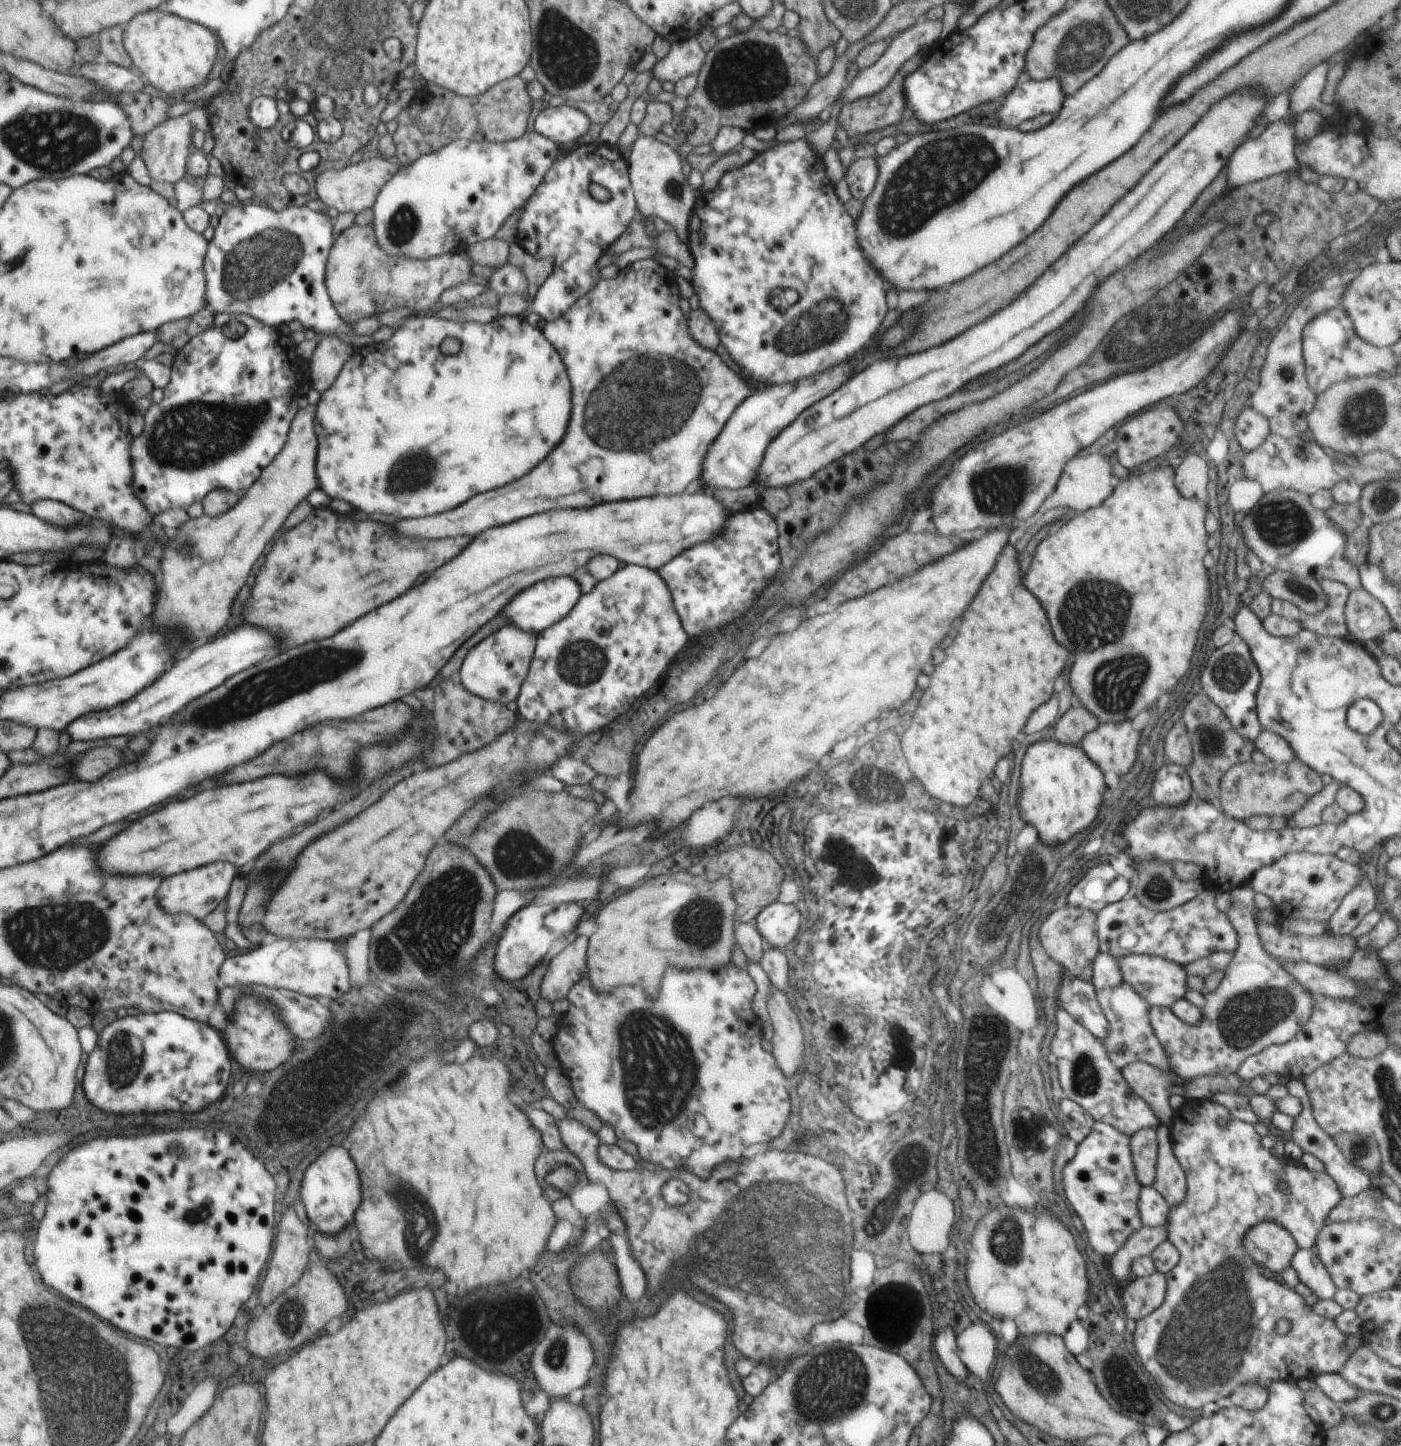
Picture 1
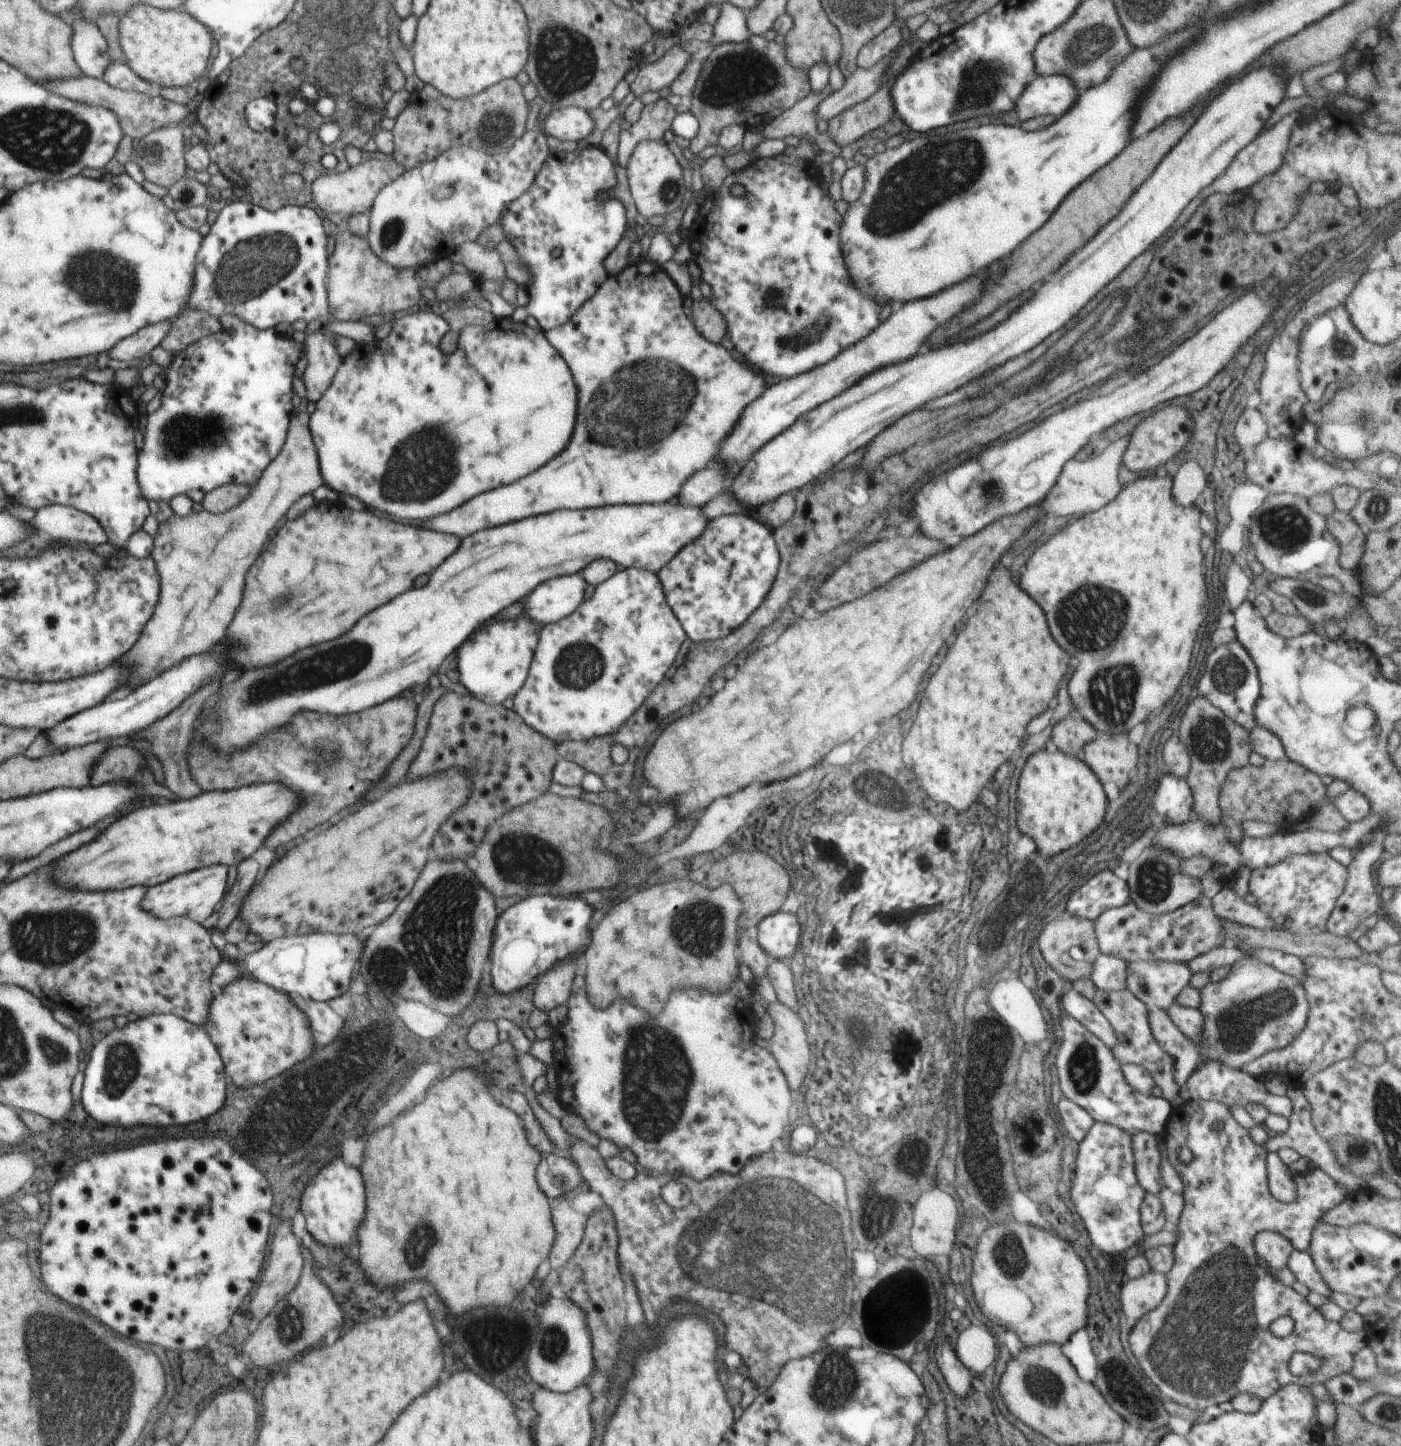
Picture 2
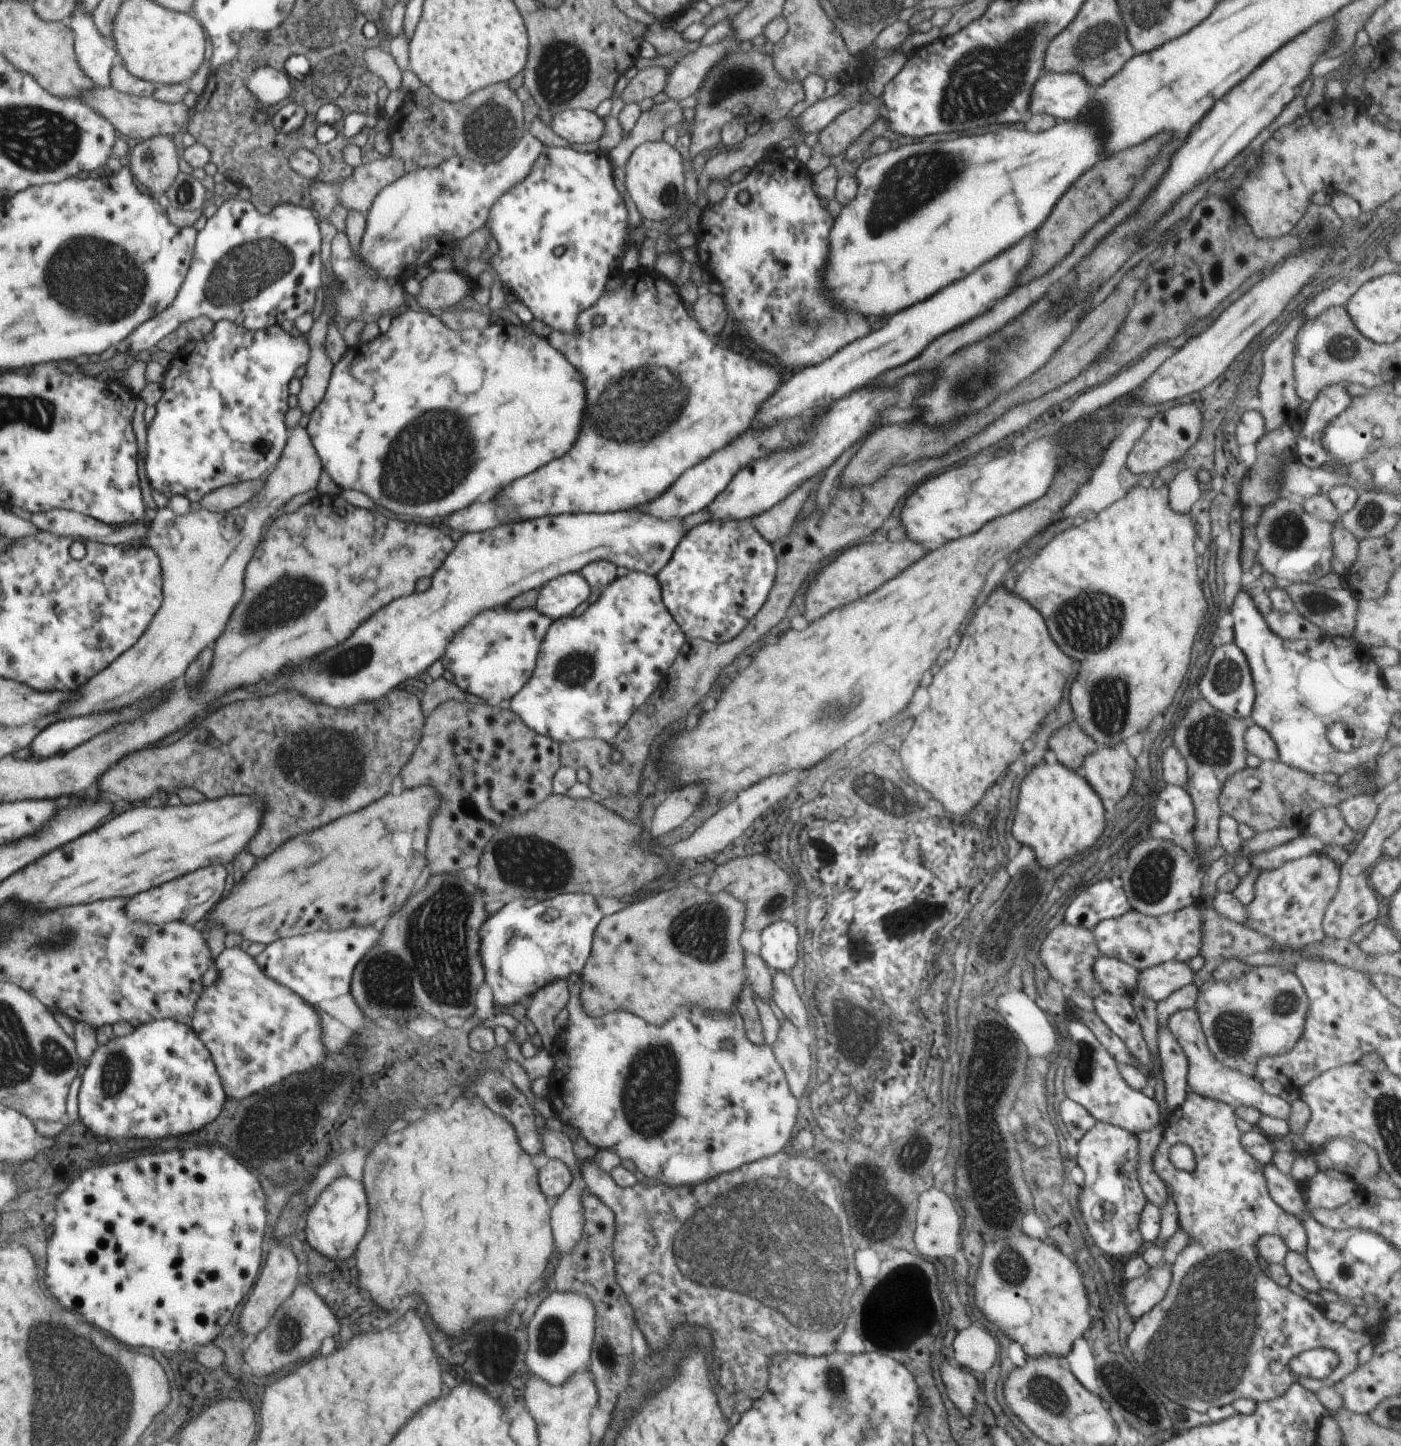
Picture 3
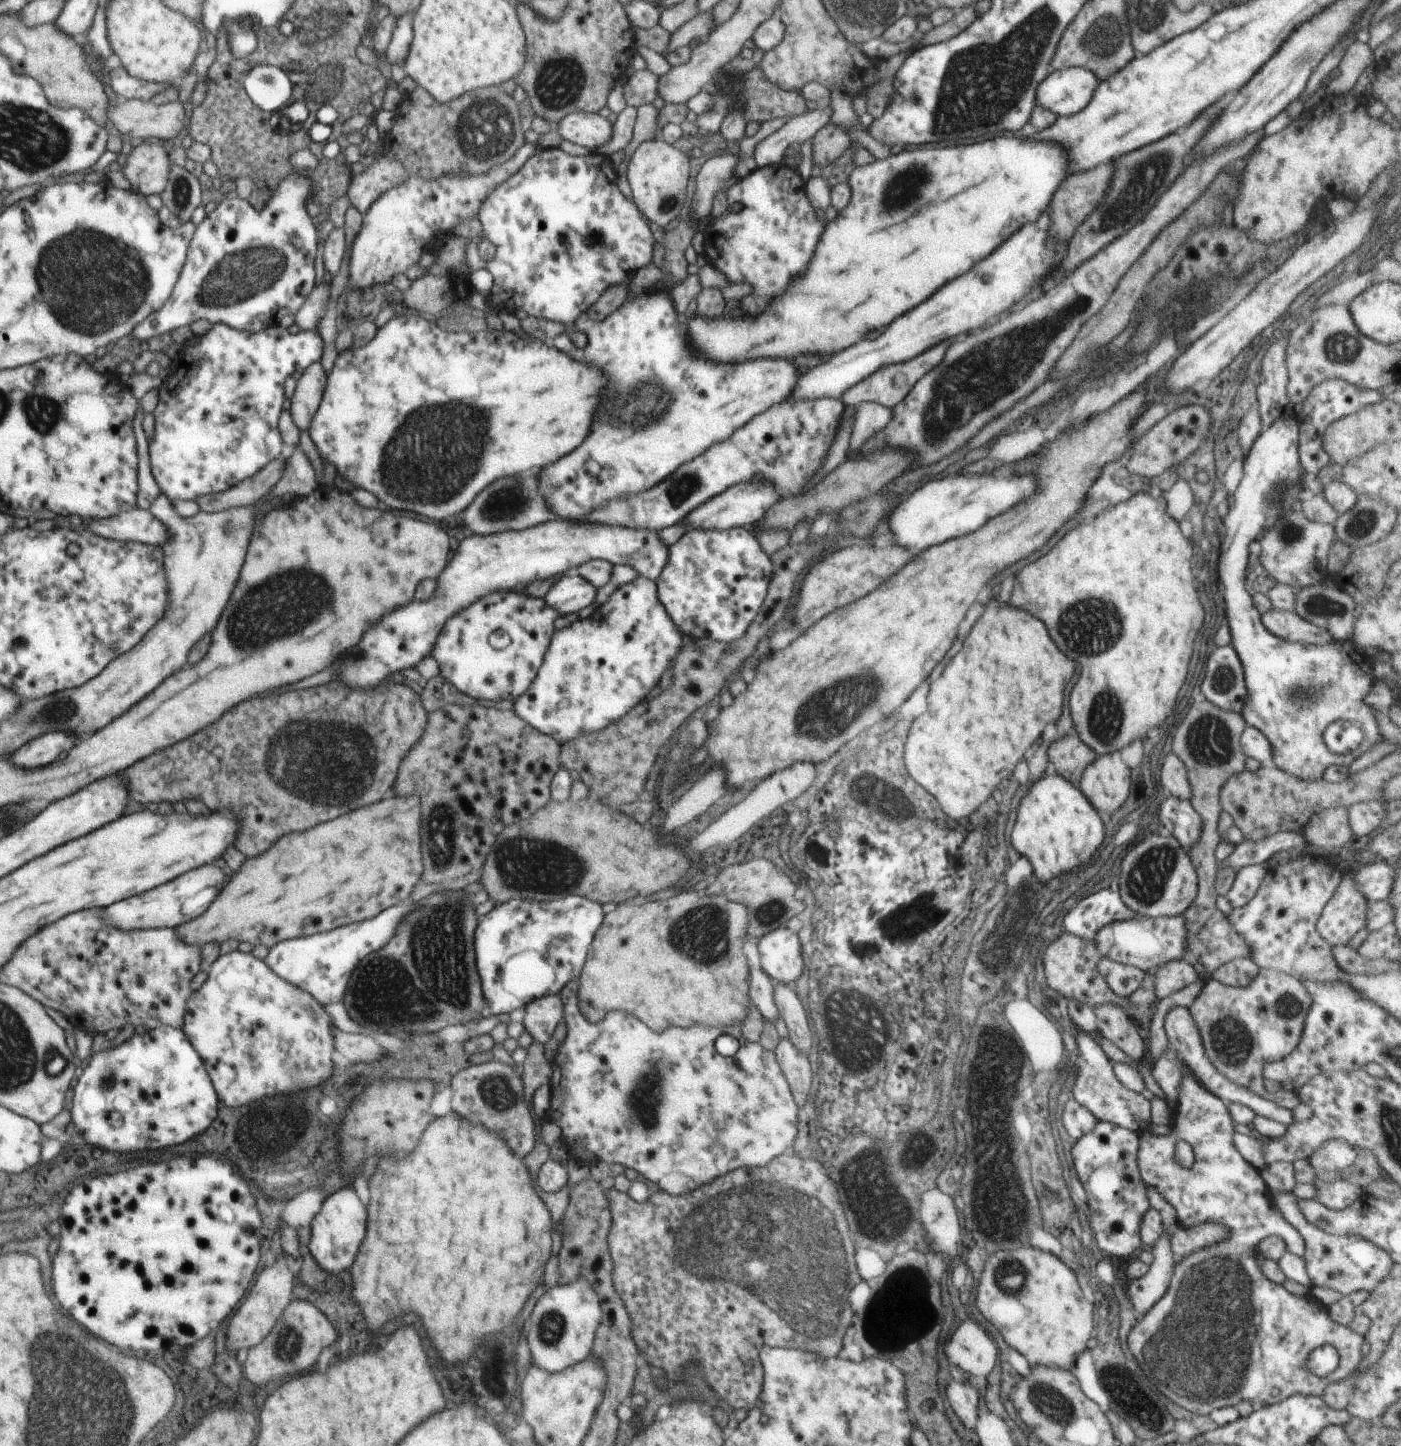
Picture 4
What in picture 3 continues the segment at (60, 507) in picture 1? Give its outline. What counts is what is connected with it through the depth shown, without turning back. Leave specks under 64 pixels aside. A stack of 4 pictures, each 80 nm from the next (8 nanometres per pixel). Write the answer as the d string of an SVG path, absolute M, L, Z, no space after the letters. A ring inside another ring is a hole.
M51 510L45 513L32 513L31 521L40 531L75 536L107 545L131 543L134 540L146 540L153 523L143 518L133 525L109 525L104 521L67 510Z

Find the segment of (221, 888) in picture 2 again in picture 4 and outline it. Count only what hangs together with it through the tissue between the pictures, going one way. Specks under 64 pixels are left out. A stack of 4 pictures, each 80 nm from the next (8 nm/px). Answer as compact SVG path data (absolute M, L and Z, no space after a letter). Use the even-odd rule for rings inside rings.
M207 864L199 866L198 870L190 870L182 874L182 878L174 878L174 882L166 882L158 888L104 907L101 918L104 924L123 931L174 929L204 914L208 906L214 902L214 898L218 896L218 892L224 888L224 872L218 866Z

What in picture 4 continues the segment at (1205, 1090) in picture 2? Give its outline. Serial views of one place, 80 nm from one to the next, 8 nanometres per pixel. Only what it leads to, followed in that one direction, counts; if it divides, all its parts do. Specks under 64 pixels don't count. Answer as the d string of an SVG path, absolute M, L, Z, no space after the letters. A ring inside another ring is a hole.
M1175 1006L1173 1009L1170 1009L1169 1013L1164 1017L1163 1027L1169 1042L1168 1047L1177 1052L1184 1064L1193 1072L1193 1075L1221 1101L1243 1104L1250 1108L1250 1110L1253 1110L1256 1115L1269 1118L1270 1120L1279 1122L1287 1127L1295 1122L1291 1110L1266 1100L1261 1096L1255 1095L1247 1088L1236 1085L1235 1082L1228 1080L1225 1076L1222 1076L1222 1073L1218 1072L1218 1069L1206 1056L1206 1050L1203 1047L1198 1027L1196 1026L1188 1007Z

